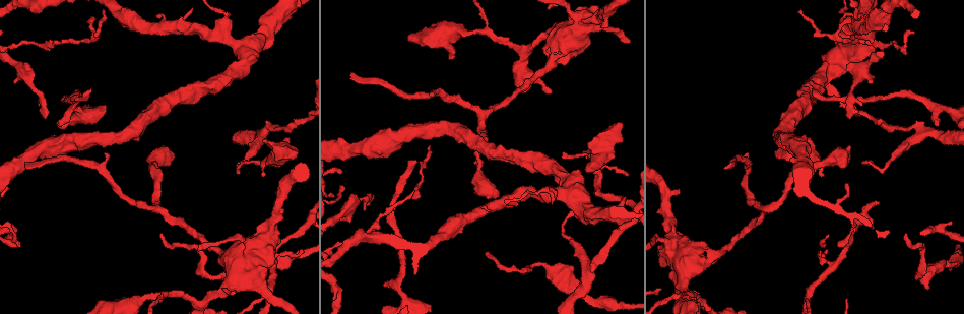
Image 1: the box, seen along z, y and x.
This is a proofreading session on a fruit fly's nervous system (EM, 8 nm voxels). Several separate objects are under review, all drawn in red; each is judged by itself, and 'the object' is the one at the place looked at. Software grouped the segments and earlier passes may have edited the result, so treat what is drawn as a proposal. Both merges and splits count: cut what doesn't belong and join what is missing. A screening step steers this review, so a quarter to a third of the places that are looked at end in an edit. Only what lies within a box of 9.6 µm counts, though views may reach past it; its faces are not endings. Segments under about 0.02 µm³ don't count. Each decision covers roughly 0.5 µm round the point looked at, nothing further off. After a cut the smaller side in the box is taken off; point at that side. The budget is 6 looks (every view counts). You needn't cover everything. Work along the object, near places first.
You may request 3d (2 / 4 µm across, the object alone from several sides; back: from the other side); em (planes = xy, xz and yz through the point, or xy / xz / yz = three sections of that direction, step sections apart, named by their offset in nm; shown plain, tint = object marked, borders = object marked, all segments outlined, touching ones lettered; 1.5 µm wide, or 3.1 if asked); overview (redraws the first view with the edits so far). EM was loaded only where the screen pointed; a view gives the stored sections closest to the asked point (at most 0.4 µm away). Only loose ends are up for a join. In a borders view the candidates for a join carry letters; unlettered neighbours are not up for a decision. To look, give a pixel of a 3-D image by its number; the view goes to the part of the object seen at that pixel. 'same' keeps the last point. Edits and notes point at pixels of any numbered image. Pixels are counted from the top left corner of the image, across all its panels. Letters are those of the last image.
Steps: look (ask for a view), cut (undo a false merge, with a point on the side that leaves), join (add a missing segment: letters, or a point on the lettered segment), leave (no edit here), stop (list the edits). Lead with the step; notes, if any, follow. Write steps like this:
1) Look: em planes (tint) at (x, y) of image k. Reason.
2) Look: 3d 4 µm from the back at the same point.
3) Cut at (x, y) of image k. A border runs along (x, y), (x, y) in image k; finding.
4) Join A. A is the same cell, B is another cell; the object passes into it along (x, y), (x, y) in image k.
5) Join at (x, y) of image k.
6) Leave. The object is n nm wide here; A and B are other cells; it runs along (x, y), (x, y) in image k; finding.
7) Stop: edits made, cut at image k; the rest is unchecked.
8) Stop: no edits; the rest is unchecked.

Look: em planes (borders) at (812, 90) of image 1. Free end.

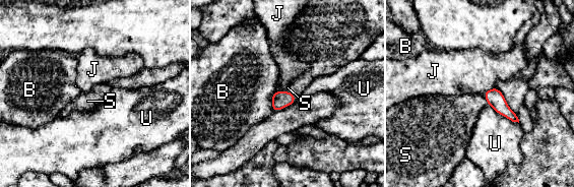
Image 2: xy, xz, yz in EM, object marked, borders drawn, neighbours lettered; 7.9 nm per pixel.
Join S. S is the same cell, B, J and U are other cells; the object passes into it along (494, 97), (486, 99), (458, 114) in image 2; it goes on there.

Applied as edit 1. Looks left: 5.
Look: em xy step 8 (borders) at (821, 175) of image 1. Thick end.

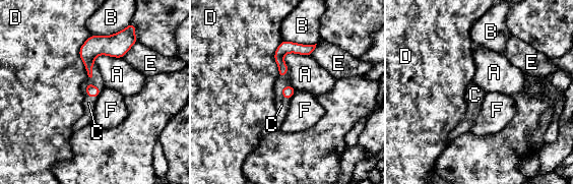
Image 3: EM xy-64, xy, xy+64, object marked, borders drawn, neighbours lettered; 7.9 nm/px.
Join C. The longest contact is with D, 340 nm; C is the same cell, A, B, D, E and F are other cells; the object passes into it along (91, 90), (93, 85), (88, 103) in image 3; the cell continues.

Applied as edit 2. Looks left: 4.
Look: em planes (tint) at (254, 148) of image 1. Sudden change in width.

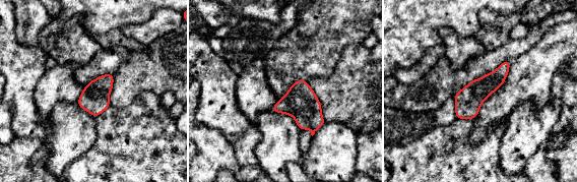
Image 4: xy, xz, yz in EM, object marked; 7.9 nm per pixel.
Look: em planes (borders) at the same point.

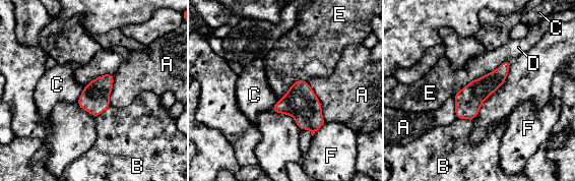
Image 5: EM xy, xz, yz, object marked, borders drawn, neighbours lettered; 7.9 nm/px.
Leave. The longest contact is with A, 360 nm; A, B, C, D, E and F are other cells; continuous, no second cell.

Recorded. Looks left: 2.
Stop: edits made, join at image 2, join at image 3; the rest is unchecked.

